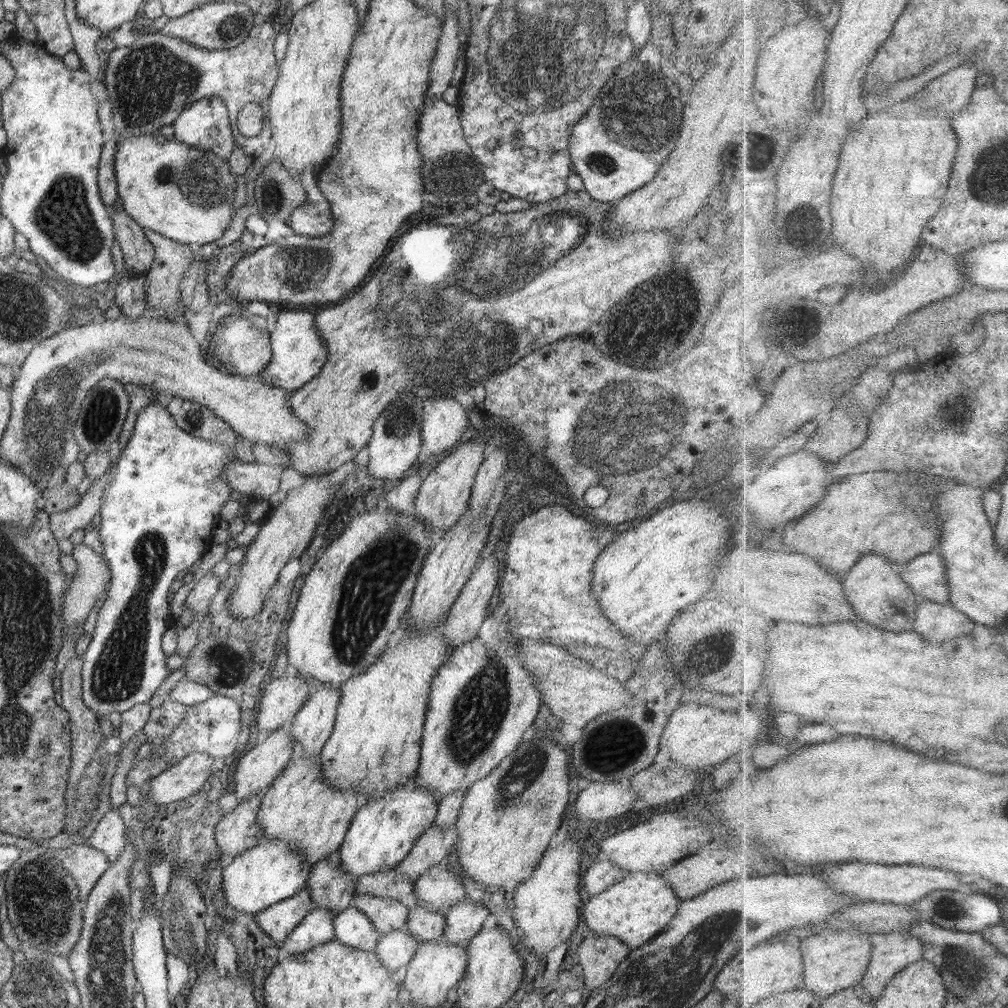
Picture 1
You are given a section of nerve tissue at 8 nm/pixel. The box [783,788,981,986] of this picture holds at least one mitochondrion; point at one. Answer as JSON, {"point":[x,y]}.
{"point":[950,907]}

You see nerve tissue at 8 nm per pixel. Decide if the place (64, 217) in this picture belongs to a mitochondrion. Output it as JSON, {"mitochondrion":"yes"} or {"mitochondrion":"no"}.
{"mitochondrion":"yes"}

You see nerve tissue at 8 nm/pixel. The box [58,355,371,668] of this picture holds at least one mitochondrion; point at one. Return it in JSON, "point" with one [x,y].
{"point":[98,422]}

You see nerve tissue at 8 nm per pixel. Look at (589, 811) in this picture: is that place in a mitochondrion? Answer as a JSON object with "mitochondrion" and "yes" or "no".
{"mitochondrion":"no"}

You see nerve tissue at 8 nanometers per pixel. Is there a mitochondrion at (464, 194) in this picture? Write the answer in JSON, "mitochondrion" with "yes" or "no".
{"mitochondrion":"yes"}

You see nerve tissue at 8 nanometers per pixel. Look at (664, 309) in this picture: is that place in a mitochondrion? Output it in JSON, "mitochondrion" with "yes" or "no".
{"mitochondrion":"yes"}

